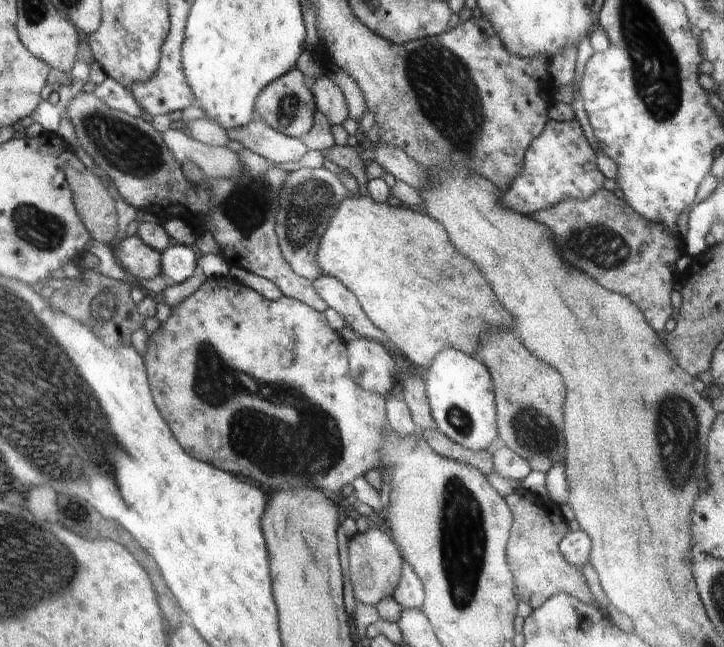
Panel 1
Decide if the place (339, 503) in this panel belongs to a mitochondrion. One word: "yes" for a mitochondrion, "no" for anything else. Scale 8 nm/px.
no

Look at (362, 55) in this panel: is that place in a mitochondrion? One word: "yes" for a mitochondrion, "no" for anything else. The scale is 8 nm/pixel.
no

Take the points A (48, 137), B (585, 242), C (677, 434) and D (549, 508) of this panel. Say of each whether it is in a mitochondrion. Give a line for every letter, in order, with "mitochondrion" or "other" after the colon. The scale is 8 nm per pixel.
A: other
B: mitochondrion
C: mitochondrion
D: other

